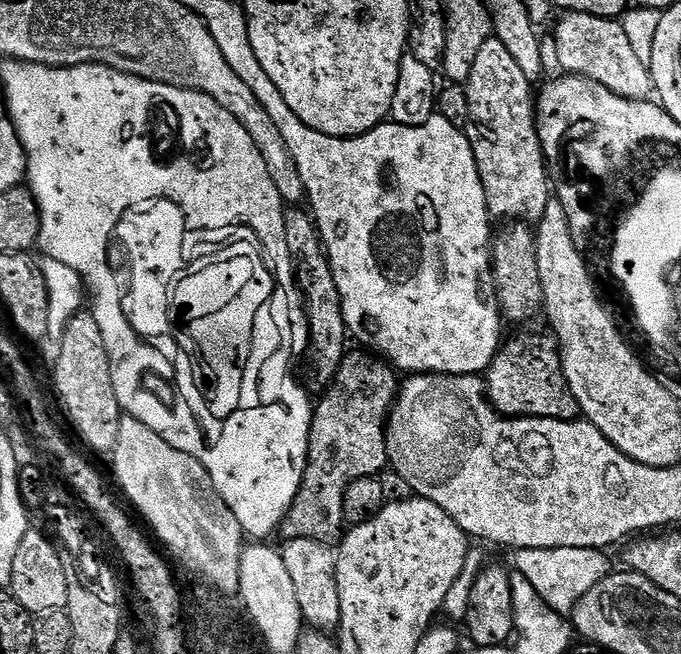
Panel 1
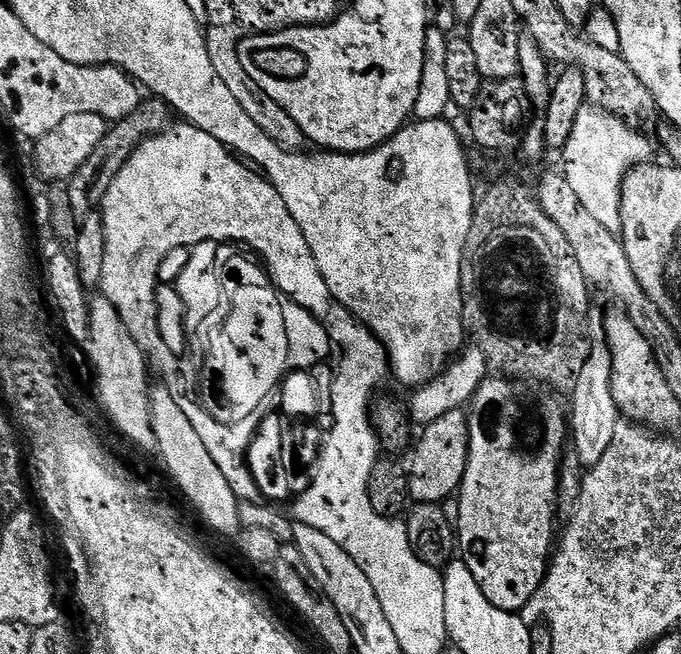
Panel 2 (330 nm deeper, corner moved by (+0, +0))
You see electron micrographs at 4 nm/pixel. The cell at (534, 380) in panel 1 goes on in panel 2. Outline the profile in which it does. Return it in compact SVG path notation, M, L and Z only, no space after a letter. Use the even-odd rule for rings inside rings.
M463 407L442 414L442 418L434 418L434 422L423 425L424 432L415 437L411 445L412 464L408 478L408 494L416 504L443 505L457 495L460 484L466 474L466 462L470 450L469 413Z

